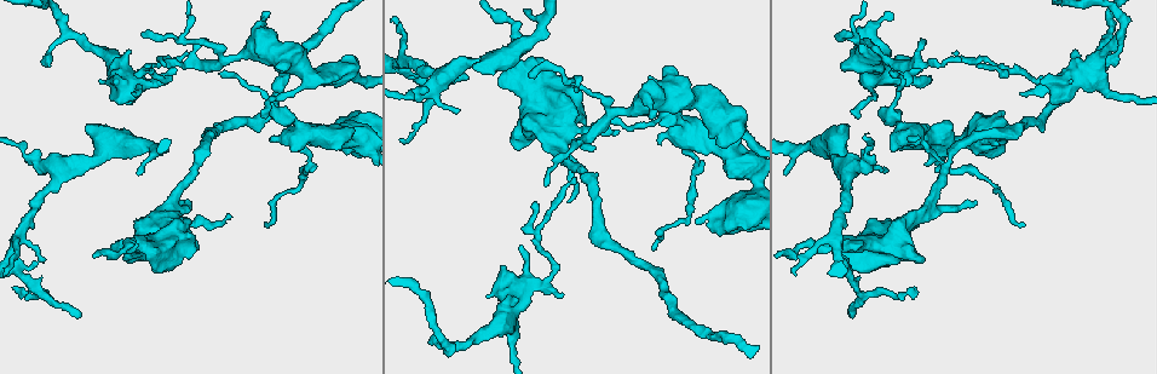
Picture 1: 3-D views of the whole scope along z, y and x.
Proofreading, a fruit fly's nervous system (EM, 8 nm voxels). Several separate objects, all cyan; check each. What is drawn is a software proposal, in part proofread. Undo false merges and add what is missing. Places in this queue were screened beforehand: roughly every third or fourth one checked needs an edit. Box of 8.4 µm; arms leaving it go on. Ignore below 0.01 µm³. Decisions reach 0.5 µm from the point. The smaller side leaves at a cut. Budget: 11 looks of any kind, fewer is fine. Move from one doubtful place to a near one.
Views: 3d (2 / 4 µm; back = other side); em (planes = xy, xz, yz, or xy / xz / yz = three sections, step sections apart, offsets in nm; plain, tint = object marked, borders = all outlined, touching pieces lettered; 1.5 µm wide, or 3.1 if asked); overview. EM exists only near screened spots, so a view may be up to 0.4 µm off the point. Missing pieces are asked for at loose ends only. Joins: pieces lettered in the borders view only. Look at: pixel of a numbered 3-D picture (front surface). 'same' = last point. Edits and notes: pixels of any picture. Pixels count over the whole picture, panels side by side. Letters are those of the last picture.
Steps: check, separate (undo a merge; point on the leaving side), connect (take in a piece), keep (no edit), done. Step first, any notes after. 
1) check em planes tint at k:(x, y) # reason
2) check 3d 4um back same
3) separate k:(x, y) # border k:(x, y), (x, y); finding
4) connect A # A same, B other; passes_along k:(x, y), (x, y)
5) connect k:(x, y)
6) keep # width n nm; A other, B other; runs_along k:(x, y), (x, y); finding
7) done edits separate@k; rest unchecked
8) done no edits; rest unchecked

check 3d 4um at 1:(80, 316) # free end

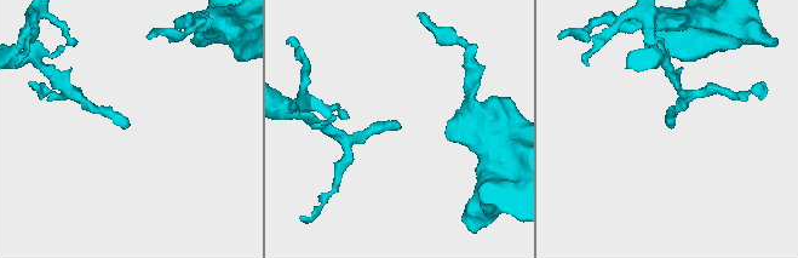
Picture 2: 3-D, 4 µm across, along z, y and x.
check em planes plain at 2:(128, 126) # need the tissue

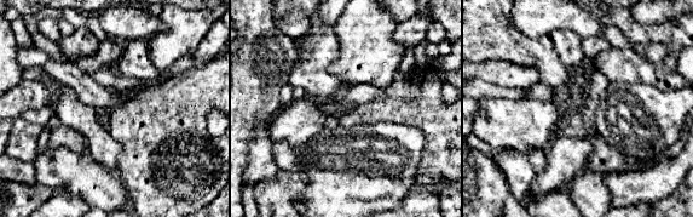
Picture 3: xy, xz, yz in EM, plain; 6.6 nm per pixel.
check em planes borders same # see the neighbours

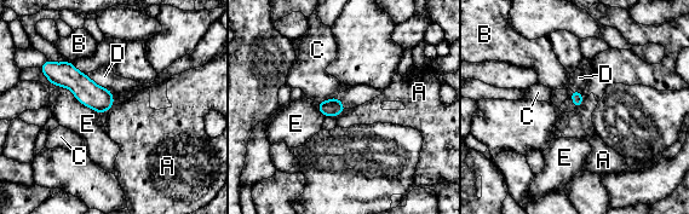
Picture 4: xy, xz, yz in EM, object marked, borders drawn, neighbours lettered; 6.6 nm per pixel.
keep # A other, B other, C other, D other, E other; border 4:(583, 96), (583, 103), (575, 109); none of them fits

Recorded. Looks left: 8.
check em planes borders at 1:(561, 294) # branch stops here

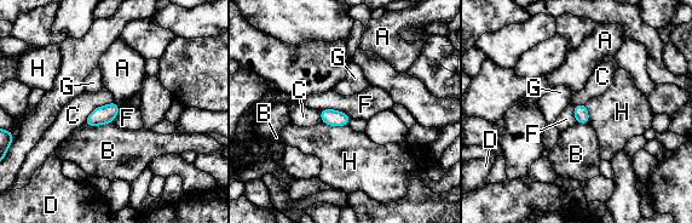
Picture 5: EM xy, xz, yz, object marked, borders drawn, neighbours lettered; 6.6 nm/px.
keep # A other, B other, C other, D other, F other, G other, H other; border 5:(319, 109), (342, 110), (351, 118); none of them fits

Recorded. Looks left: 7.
check 3d 4um at 1:(223, 66) # four or more arms meet

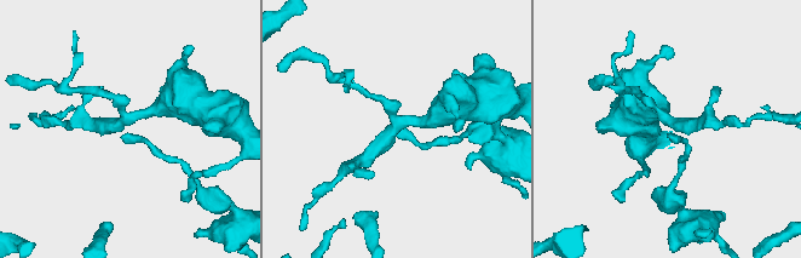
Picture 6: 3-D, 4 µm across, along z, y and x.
check em planes borders at 6:(391, 133) # arms 4; need the tissue

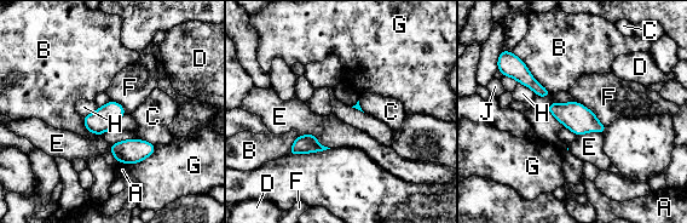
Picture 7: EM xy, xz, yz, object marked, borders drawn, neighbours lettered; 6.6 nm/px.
keep # A other, B other, C other, D other, E other, F other, G other, H other, J other; border 7:(576, 101), (587, 107), (606, 126); all the same cell

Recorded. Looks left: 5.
check em xz step 8 borders at 1:(272, 139) # free end

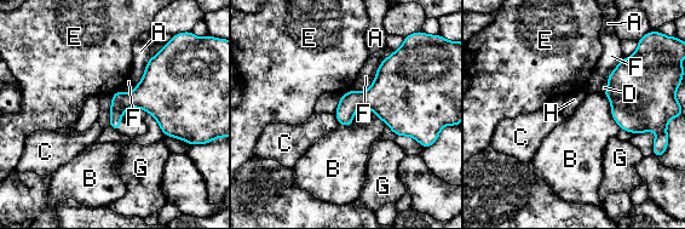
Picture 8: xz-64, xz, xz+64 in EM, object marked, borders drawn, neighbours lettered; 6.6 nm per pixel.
check em planes borders same # another direction

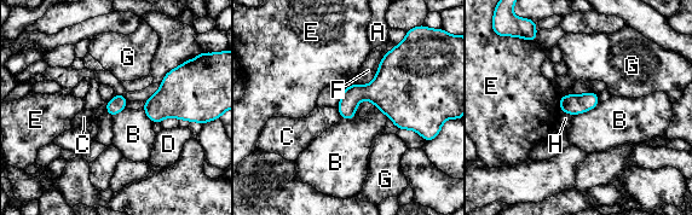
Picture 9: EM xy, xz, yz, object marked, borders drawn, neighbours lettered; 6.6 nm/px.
keep # A other, B other, C other, D other, E other, F other, G other, H other; border 9:(599, 102), (593, 108), (574, 115); no lettered piece goes on from it

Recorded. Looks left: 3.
done no edits; rest unchecked

